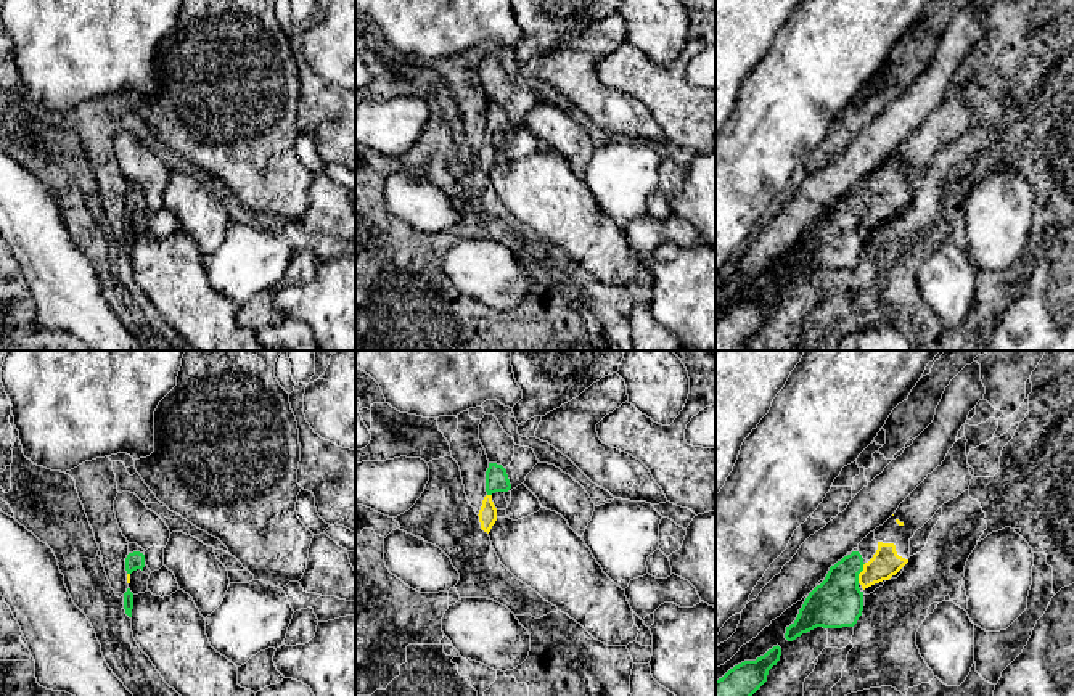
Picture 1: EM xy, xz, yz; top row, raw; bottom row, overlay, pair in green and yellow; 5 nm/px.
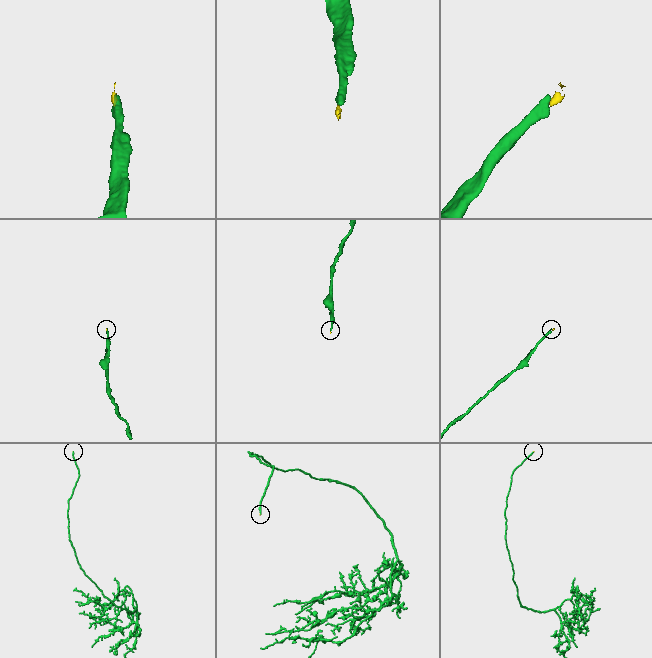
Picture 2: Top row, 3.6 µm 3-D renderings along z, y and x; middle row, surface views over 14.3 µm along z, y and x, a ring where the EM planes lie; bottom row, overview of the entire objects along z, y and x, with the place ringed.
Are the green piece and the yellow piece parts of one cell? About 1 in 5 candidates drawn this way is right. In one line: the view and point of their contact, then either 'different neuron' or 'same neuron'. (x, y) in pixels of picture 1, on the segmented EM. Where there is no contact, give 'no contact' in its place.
contact yz (860, 571); same neuron

